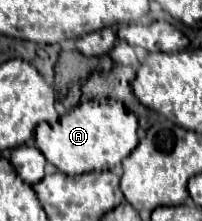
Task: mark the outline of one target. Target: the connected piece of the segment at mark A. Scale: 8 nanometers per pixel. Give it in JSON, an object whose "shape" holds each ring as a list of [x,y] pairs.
{"shape":[[[96,97],[76,105],[56,123],[40,123],[34,129],[34,137],[42,155],[56,169],[64,171],[66,175],[80,175],[88,171],[118,167],[138,143],[136,127],[136,115],[128,111],[122,103],[118,103],[116,99]]]}

